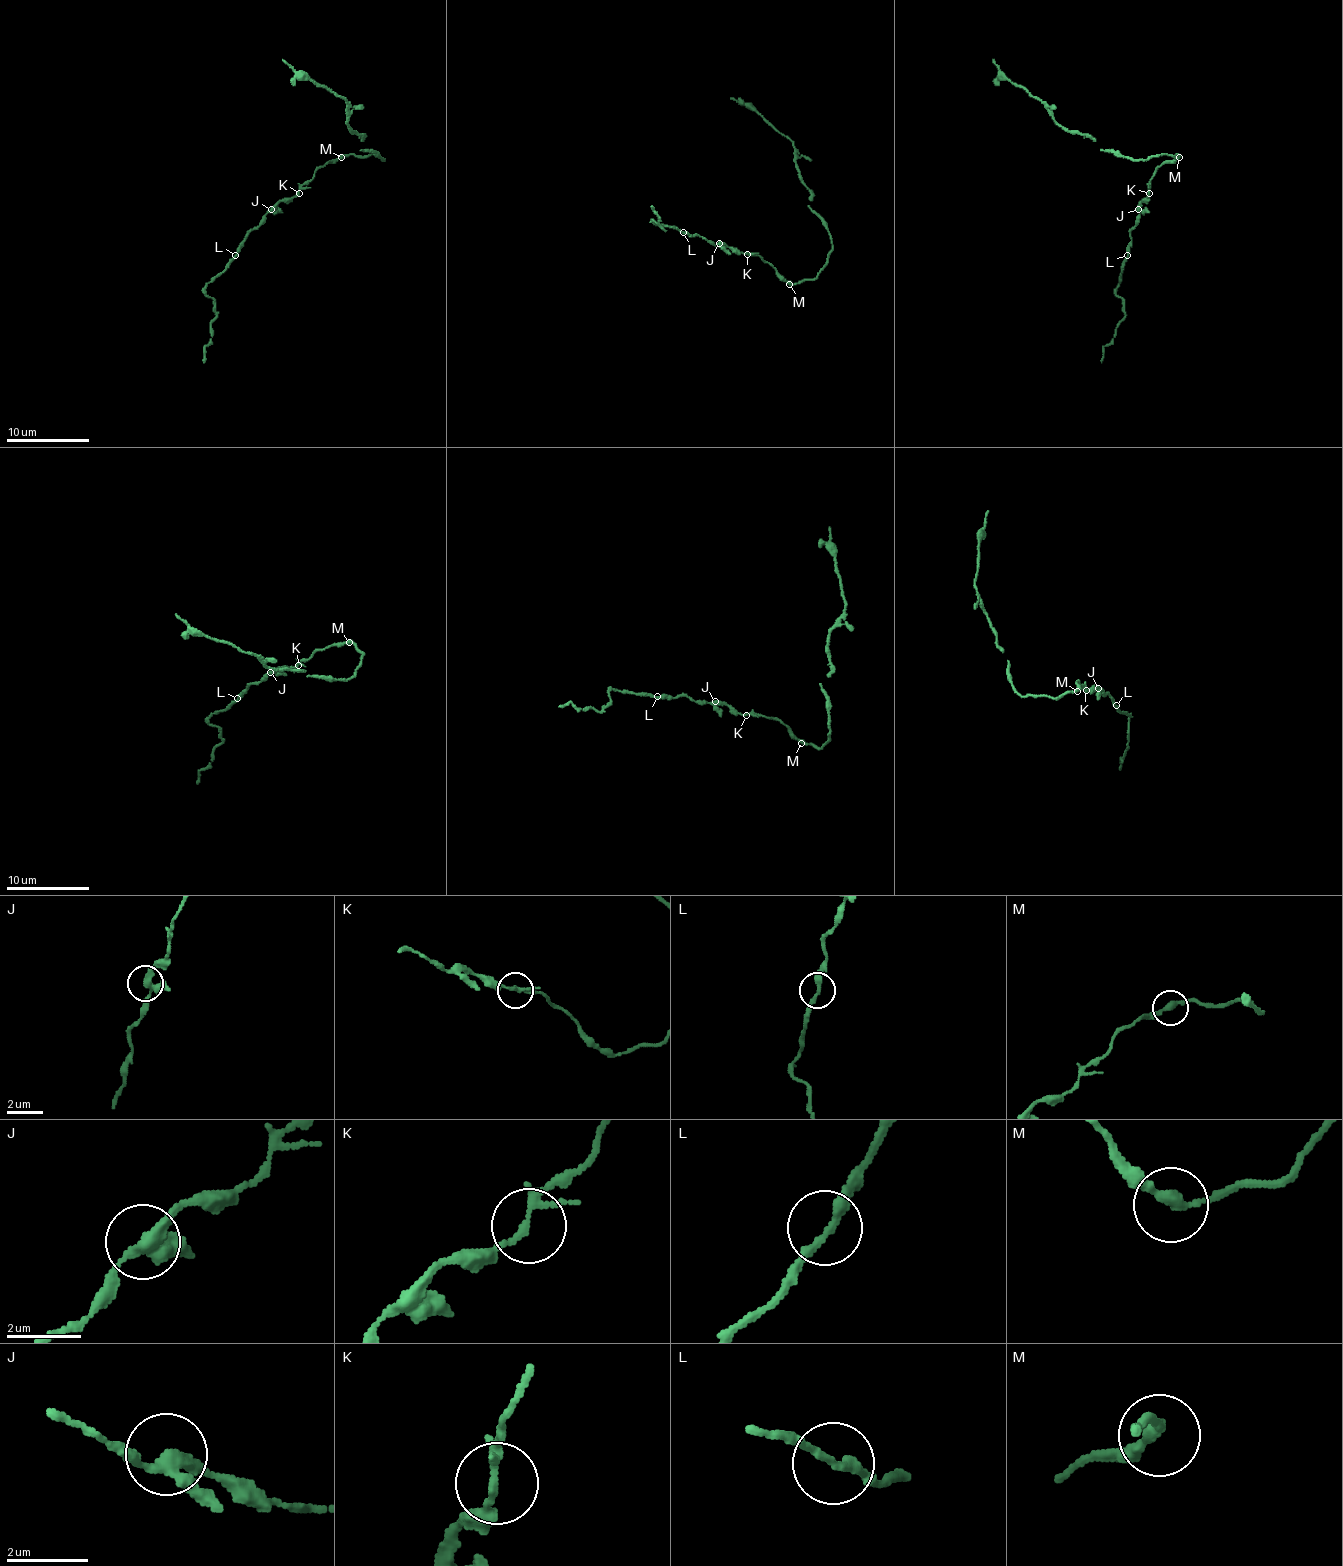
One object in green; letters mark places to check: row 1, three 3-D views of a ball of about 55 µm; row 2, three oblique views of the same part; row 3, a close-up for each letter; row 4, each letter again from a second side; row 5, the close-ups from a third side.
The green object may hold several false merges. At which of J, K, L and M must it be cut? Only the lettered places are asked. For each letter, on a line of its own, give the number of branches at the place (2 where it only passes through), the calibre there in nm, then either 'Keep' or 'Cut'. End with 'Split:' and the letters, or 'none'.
J: Branches: 3. Thickness 280 nm. Keep
K: Branches: 3. Thickness 160 nm. Keep
L: Branches: 2. Thickness 220 nm. Keep
M: Branches: 2. Thickness 280 nm. Keep
Split: none

